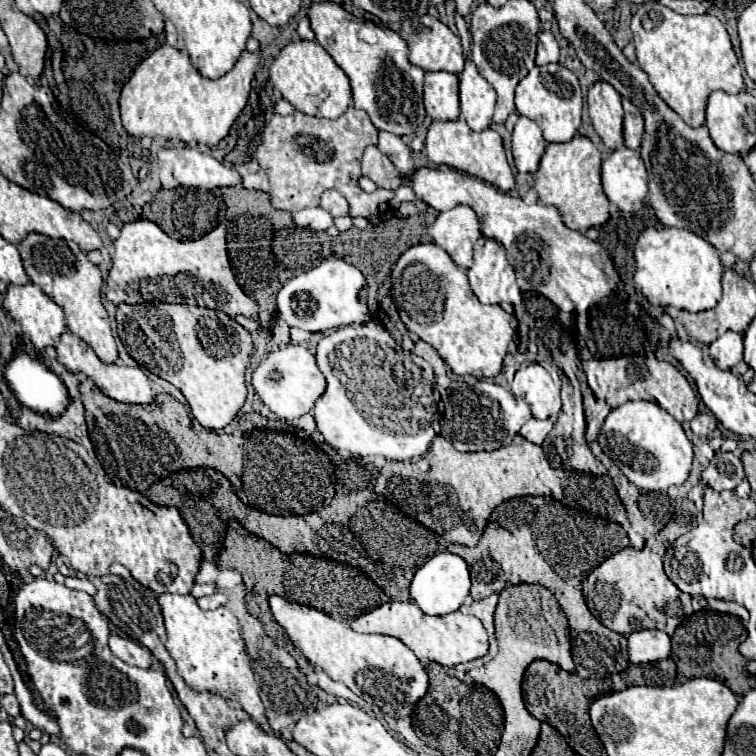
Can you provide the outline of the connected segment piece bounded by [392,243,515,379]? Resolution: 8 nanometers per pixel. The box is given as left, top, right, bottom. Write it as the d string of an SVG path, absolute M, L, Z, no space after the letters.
M418 243L400 255L392 269L392 297L408 331L430 343L452 369L452 373L472 375L476 379L492 379L500 373L502 359L514 338L514 317L508 315L500 305L482 305L472 293L466 273L450 259L450 255L440 245Z

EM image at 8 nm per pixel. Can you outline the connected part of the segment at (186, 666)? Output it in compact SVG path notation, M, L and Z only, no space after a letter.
M164 593L158 597L166 625L166 649L178 665L180 677L194 691L218 693L226 701L238 701L238 705L254 719L258 725L266 727L266 707L260 699L258 681L250 667L250 655L240 631L236 615L228 607L218 607L214 611L202 611L192 595L172 595Z

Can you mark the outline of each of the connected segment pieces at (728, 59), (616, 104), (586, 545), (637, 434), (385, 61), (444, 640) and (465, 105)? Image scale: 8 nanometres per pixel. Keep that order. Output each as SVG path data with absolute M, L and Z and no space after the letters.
M648 1L638 7L630 23L632 43L636 45L638 65L648 73L650 83L658 95L672 107L686 125L704 125L706 99L712 91L724 89L726 93L740 93L742 71L738 57L732 49L730 37L722 21L714 15L680 15L658 1Z
M596 81L588 89L588 111L596 133L608 149L624 145L622 139L622 97L618 91L606 83Z
M516 497L512 501L506 501L494 513L490 515L490 521L484 529L482 539L478 545L464 547L464 545L448 545L450 553L460 555L470 569L472 577L472 589L470 595L474 601L484 599L492 593L498 593L508 583L536 583L546 589L550 589L556 599L562 605L562 611L566 613L566 619L570 623L570 643L572 643L572 659L576 665L576 673L580 677L608 677L618 673L618 667L626 669L628 665L628 653L626 653L626 637L610 631L604 627L586 607L582 597L582 581L590 575L592 569L596 569L606 557L618 553L620 549L628 547L628 535L626 531L612 521L606 521L602 517L592 517L582 511L574 511L560 501L554 501L552 497Z
M628 401L610 411L602 425L612 461L624 471L636 487L644 491L666 491L672 485L682 485L692 467L692 443L684 435L682 425L668 415L658 403Z
M334 1L312 3L306 15L316 41L348 75L352 85L352 105L356 109L364 109L378 131L388 131L394 135L414 133L426 117L422 105L424 71L408 61L410 49L406 41L390 27L384 29L356 17Z
M386 601L376 609L356 617L348 623L358 633L382 633L400 639L408 645L418 659L436 661L444 667L454 667L458 663L468 663L472 659L484 657L488 653L488 635L482 623L468 613L454 611L442 617L430 617L420 611L416 603L400 603L400 601Z
M466 59L464 71L460 75L460 109L472 131L482 131L492 123L496 103L496 91L478 73L476 65Z

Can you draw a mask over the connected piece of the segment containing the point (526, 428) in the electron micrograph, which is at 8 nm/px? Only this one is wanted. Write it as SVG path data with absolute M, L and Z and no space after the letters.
M532 417L530 421L526 421L526 423L522 425L520 435L522 435L524 439L528 439L530 443L542 445L542 441L544 441L548 433L550 433L550 429L552 429L552 423L540 421L540 419L534 419L534 417Z

